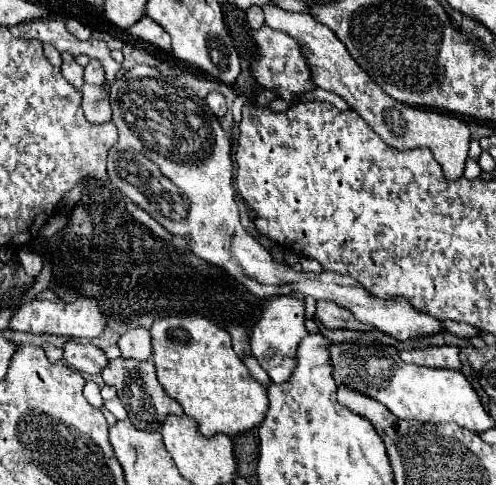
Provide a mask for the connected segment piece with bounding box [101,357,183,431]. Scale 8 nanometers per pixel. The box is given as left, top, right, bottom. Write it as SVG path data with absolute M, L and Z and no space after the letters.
M119 357L107 363L107 367L101 371L101 377L107 385L113 385L117 389L117 395L123 407L127 409L129 419L143 431L159 431L167 415L183 415L183 407L173 397L167 397L165 389L161 387L155 375L155 363L151 359L139 361L139 359Z

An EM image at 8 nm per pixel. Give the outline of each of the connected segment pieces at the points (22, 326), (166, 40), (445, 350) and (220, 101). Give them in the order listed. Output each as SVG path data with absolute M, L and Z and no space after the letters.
M79 297L75 303L61 303L61 301L31 301L25 303L11 319L9 323L15 331L27 331L27 333L49 333L49 335L63 335L63 337L83 337L83 339L95 339L101 337L107 327L107 317L103 315L97 299L93 297Z
M143 17L139 23L135 23L135 27L129 29L129 33L135 39L143 39L149 45L155 45L161 51L171 51L171 37L163 31L163 27L159 27L153 19Z
M431 345L425 349L409 349L401 351L399 357L405 363L425 365L425 367L445 367L445 369L461 369L459 361L459 347L457 345Z
M217 91L209 93L209 95L207 95L207 105L209 105L209 109L213 111L215 117L219 117L219 119L225 117L225 113L227 113L227 105L225 105L225 97L223 97L221 93L217 93Z

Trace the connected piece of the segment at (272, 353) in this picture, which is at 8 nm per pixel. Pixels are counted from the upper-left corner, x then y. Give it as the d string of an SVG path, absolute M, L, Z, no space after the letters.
M273 297L263 303L261 319L255 323L251 333L251 353L259 365L267 371L273 383L283 383L295 369L295 351L299 341L307 335L305 331L305 303L295 297Z

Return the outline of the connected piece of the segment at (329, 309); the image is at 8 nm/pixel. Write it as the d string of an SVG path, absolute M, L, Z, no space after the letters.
M317 301L317 319L323 321L323 325L327 329L348 329L354 331L365 331L365 329L373 329L373 327L359 323L351 311L337 307L335 303L327 303L327 301Z

